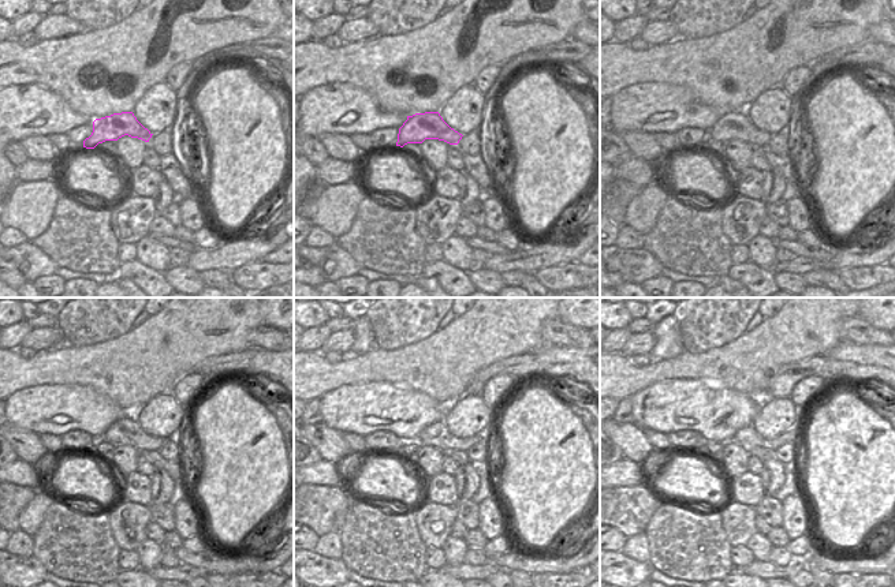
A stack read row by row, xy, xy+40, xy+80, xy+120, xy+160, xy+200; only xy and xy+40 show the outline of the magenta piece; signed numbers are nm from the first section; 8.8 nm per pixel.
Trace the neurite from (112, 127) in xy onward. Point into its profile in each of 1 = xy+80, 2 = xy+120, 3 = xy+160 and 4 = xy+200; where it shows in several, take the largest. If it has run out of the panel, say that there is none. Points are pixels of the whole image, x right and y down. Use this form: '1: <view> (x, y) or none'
1: xy+80 (735, 124)
2: xy+120 (125, 432)
3: xy+160 (436, 434)
4: xy+200 (748, 437)

